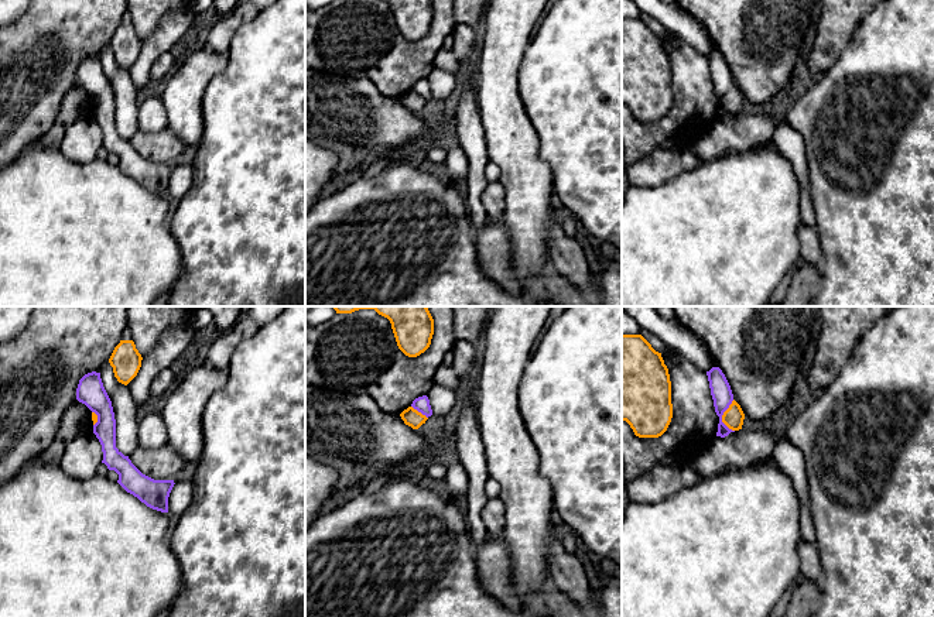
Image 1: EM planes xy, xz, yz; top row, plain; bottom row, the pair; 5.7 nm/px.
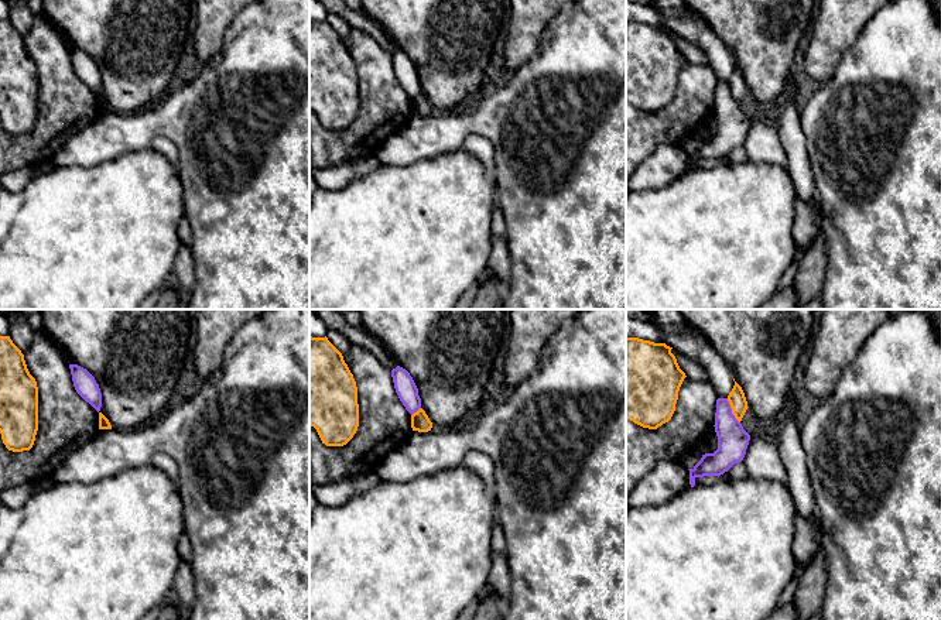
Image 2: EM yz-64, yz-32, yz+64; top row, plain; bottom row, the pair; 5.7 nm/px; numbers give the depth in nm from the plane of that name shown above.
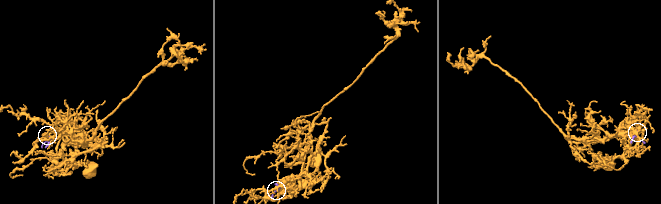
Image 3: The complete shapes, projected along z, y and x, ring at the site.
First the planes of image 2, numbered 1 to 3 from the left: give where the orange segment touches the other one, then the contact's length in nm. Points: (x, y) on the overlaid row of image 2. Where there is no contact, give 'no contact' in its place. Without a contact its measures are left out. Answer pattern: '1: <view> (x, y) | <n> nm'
1: no contact
2: yz-32 (416, 411) | 80 nm
3: yz+64 (731, 411) | 160 nm

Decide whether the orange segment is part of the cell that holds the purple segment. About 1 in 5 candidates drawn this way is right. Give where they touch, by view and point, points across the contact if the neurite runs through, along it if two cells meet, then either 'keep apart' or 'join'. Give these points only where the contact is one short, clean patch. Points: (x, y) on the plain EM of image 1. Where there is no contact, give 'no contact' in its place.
meets purple in yz at (722, 98); keep apart

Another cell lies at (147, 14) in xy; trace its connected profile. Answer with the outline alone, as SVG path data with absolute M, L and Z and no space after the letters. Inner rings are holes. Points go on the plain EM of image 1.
M127 0L127 11L138 37L146 40L171 10L189 4L191 0Z

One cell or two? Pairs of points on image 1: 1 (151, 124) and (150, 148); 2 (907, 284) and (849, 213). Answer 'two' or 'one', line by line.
1: two
2: one

